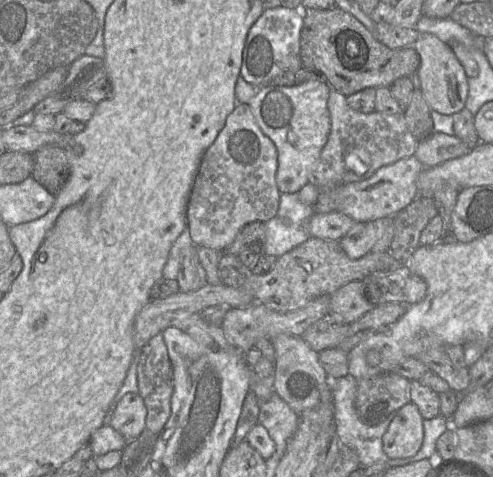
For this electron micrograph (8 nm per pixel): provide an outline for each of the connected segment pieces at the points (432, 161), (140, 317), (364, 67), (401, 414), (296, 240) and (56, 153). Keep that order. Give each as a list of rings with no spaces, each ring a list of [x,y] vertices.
[[[433,131],[428,137],[418,142],[414,156],[425,168],[466,155],[471,149],[455,135]]]
[[[223,283],[219,285],[206,284],[195,291],[187,293],[178,292],[163,299],[149,300],[135,318],[133,330],[134,351],[142,350],[152,337],[171,326],[173,320],[187,318],[214,305],[228,305],[229,307],[237,308],[247,307],[253,303],[258,302],[255,302],[254,297],[250,293]]]
[[[334,6],[329,9],[299,9],[303,14],[300,34],[302,67],[315,71],[331,89],[348,96],[366,88],[390,87],[398,78],[415,74],[420,58],[413,46],[390,49],[359,20]]]
[[[409,402],[396,411],[382,437],[385,454],[391,459],[414,456],[424,438],[423,417],[416,404]]]
[[[280,193],[276,215],[264,222],[266,240],[262,253],[277,258],[310,238],[309,218],[314,214],[311,205],[303,204],[295,193]]]
[[[45,145],[34,152],[32,156],[34,166],[31,177],[56,197],[70,177],[70,165],[64,146]]]

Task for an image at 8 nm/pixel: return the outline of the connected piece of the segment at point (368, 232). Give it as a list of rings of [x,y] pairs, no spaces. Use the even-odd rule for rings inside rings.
[[[385,219],[357,222],[346,235],[339,239],[340,246],[350,259],[358,259],[371,251],[382,236],[384,228]]]

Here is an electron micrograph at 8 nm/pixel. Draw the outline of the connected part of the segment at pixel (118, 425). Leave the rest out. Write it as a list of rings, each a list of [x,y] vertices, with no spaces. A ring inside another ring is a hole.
[[[139,393],[126,394],[117,404],[109,425],[126,439],[137,438],[146,429],[147,409]]]

